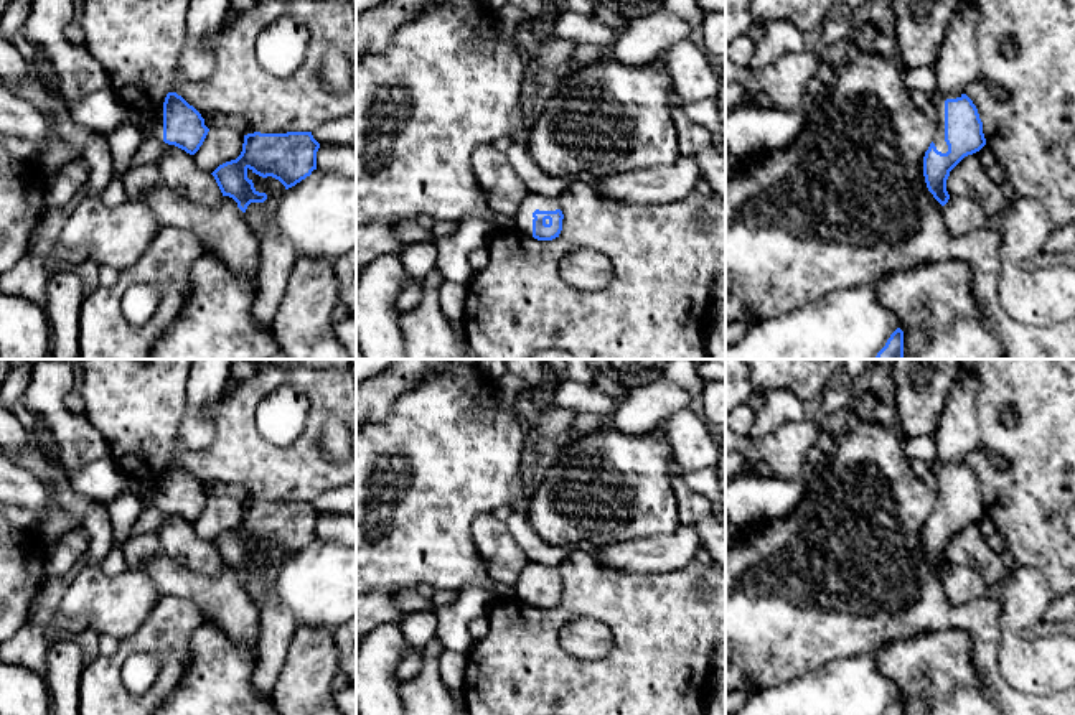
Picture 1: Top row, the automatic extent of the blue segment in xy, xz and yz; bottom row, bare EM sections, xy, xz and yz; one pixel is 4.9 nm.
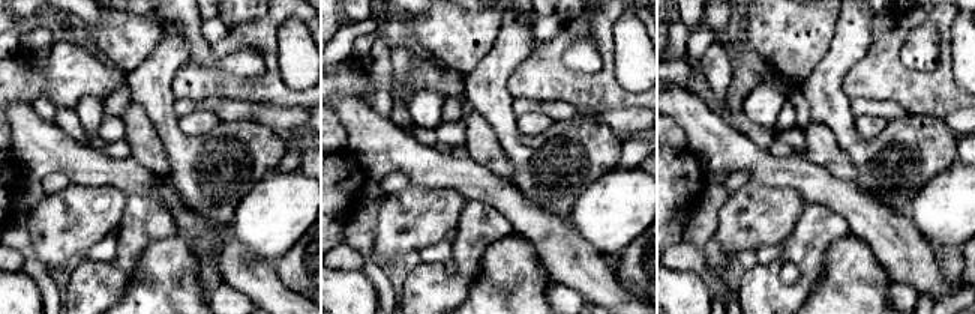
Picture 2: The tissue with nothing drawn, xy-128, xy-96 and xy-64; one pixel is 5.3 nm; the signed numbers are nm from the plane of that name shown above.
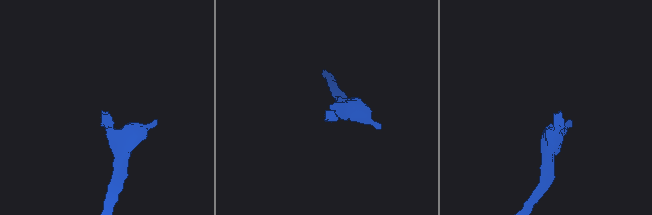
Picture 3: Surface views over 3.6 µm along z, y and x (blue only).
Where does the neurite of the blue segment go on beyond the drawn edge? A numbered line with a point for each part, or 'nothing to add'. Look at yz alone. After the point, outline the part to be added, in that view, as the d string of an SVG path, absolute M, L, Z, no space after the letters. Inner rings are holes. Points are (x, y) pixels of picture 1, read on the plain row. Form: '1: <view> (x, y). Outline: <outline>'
1: yz (957, 437). Outline: M960 371L935 433L935 476L938 489L935 491L937 506L933 512L941 522L948 521L945 511L945 470L961 466L971 451L983 448L976 420L978 387L979 382L971 372Z

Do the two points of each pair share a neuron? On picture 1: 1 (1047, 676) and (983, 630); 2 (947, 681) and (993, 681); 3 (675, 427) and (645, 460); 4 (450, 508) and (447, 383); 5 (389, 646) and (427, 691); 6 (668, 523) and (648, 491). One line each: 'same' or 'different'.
1: different
2: different
3: different
4: same
5: different
6: same

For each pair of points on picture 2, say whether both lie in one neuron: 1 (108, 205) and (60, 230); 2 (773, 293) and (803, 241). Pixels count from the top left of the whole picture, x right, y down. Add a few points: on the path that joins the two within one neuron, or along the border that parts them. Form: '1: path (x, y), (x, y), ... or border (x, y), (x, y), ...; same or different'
1: path (96, 211), (72, 220); same
2: path (791, 293), (806, 280), (806, 259); same

